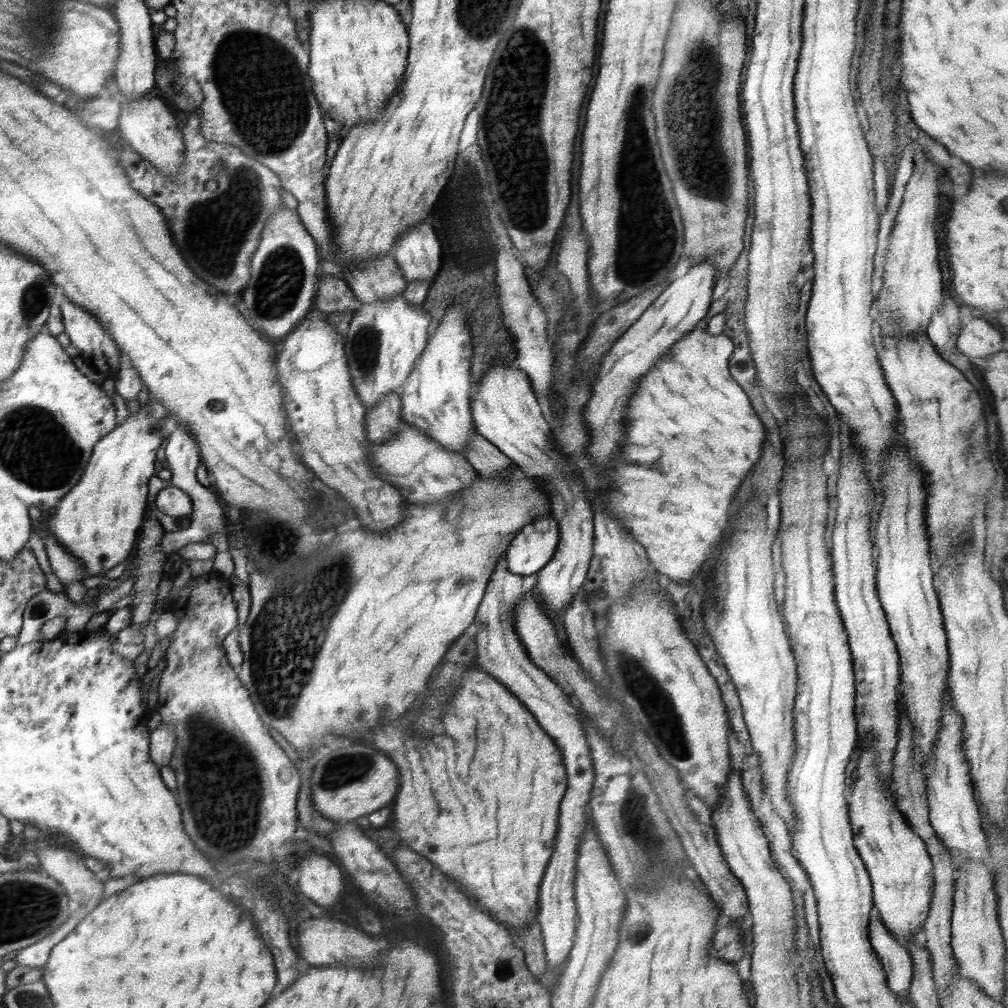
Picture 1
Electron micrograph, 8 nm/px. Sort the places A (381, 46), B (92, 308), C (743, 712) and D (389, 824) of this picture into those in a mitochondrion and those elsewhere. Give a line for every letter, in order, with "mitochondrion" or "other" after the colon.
A: other
B: other
C: other
D: other

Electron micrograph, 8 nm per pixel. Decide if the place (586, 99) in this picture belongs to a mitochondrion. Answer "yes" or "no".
no

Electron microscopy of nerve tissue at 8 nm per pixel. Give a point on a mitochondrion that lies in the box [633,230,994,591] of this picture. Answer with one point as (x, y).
(966, 435)

